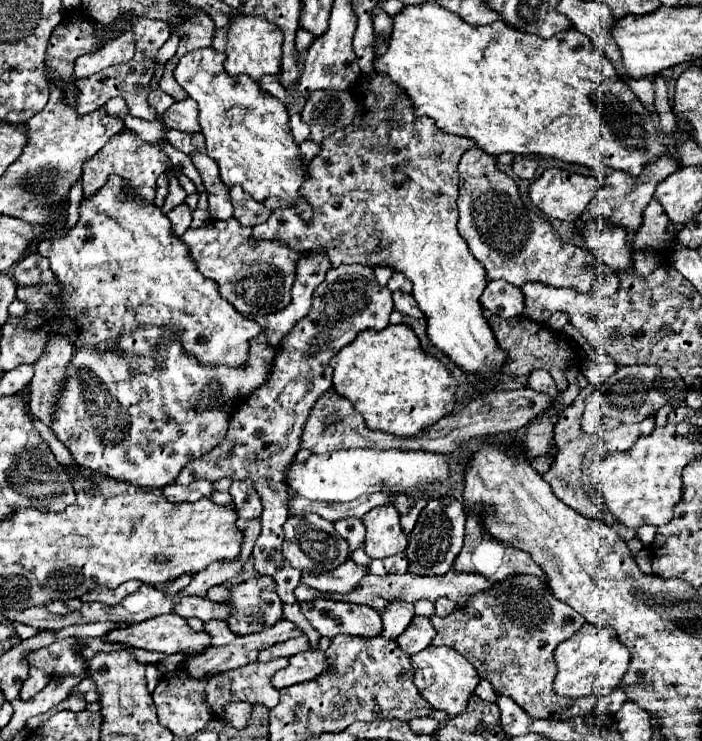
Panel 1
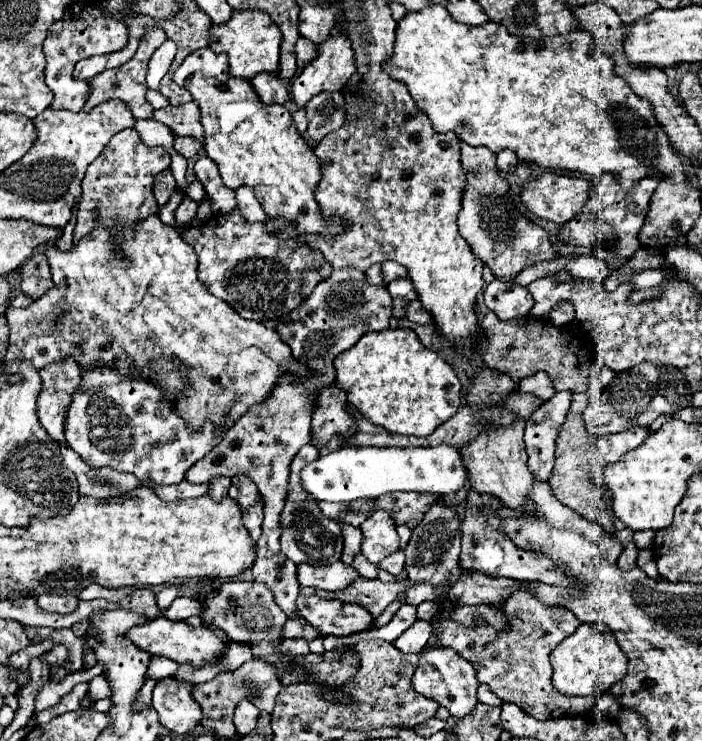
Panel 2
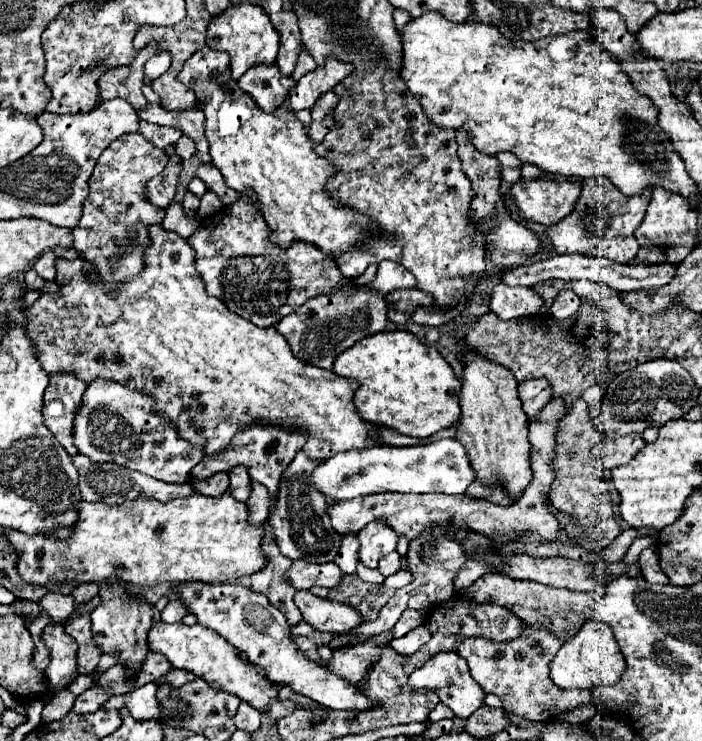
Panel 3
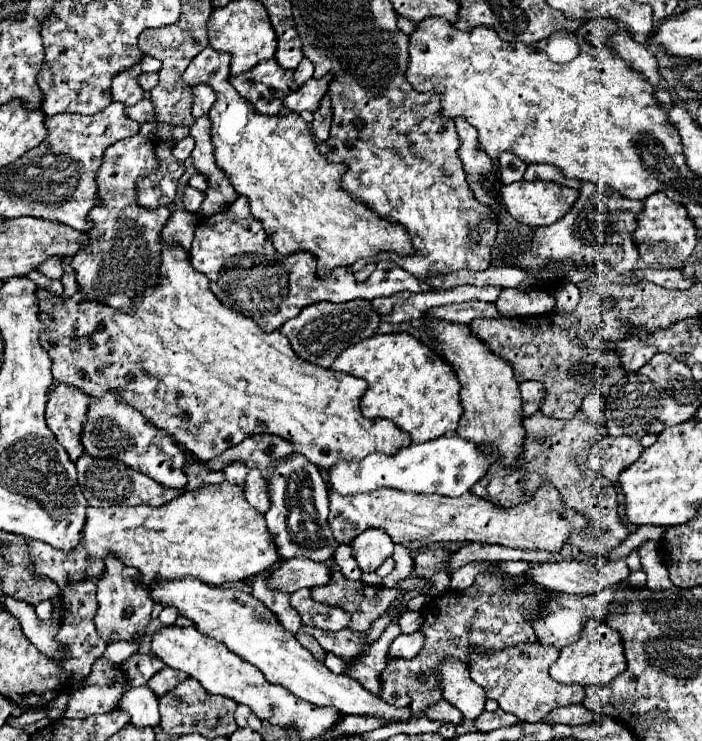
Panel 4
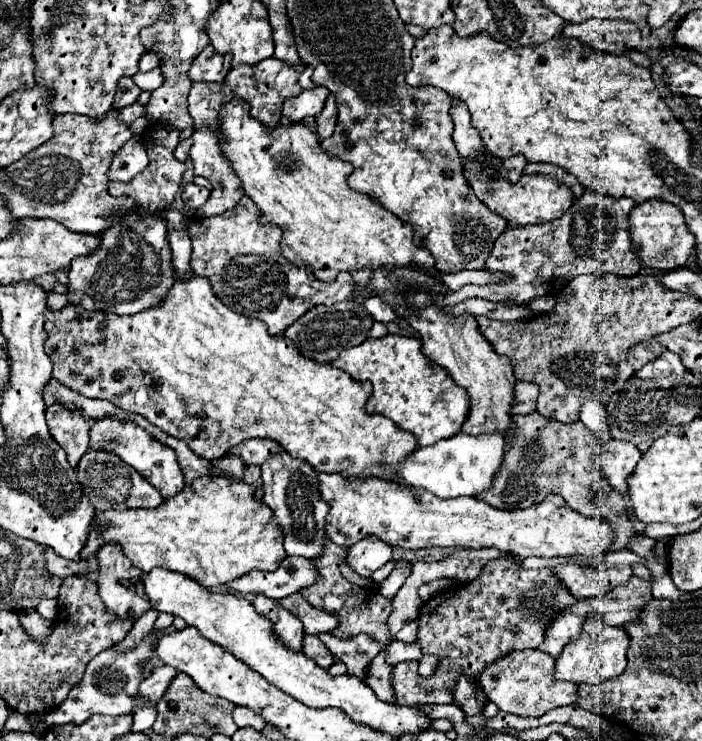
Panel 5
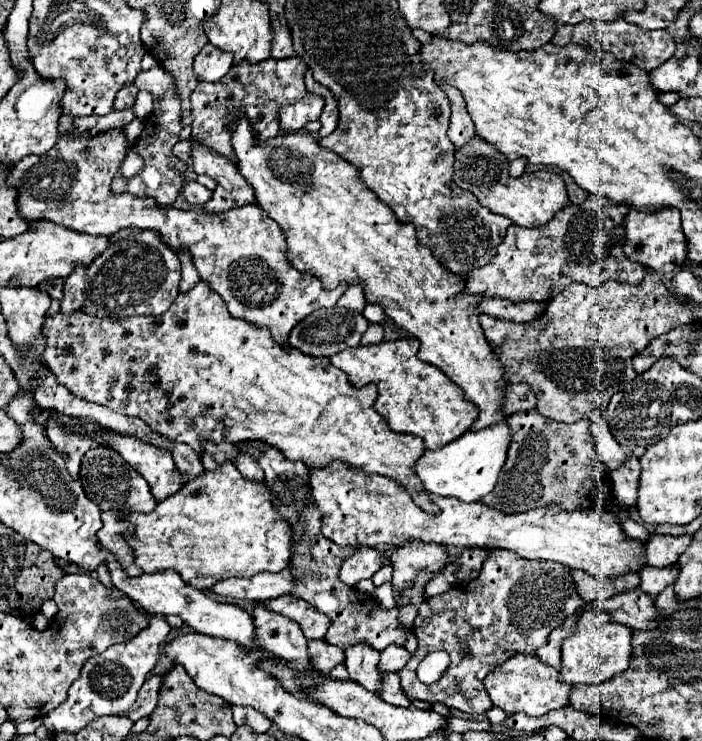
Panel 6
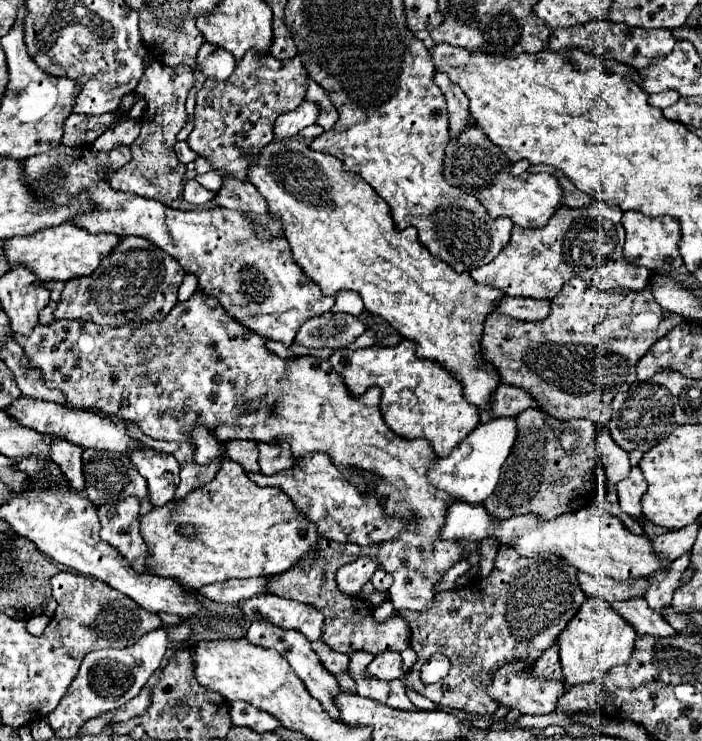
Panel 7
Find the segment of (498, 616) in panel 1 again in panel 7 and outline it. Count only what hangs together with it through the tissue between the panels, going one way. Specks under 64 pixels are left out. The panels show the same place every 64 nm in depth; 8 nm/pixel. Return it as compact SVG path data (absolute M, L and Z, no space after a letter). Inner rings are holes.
M512 660L508 664L504 664L500 670L496 670L496 674L492 676L490 684L486 686L486 692L490 694L490 698L494 698L500 706L506 706L510 710L520 710L522 714L548 714L554 712L558 708L558 700L562 698L562 694L566 692L566 686L558 680L550 680L550 678L538 678L534 674L534 668L528 662L522 660Z

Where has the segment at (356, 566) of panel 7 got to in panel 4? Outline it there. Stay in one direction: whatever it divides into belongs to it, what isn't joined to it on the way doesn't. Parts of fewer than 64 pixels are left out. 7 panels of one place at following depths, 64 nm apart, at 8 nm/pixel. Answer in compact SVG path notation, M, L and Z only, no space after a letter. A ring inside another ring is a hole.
M368 528L360 536L356 536L356 540L352 542L352 548L360 570L372 572L372 570L378 570L378 566L388 556L392 556L394 542L384 530Z

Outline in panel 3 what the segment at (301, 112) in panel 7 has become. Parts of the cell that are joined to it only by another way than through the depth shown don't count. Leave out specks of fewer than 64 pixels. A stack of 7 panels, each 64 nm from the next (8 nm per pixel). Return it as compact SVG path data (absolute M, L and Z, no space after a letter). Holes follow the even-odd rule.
M328 56L324 66L318 66L316 70L304 74L290 90L290 108L294 112L302 108L312 108L320 94L334 90L334 86L342 82L352 70L354 66L350 62L340 62L338 58Z

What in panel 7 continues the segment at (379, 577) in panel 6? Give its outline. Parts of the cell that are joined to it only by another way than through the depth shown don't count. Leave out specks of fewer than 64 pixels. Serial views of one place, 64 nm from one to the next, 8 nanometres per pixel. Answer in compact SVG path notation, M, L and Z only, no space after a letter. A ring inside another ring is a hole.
M378 568L378 570L374 572L374 576L372 576L370 582L374 584L376 590L388 590L390 584L392 584L392 574L386 572L386 570L382 570L382 568Z

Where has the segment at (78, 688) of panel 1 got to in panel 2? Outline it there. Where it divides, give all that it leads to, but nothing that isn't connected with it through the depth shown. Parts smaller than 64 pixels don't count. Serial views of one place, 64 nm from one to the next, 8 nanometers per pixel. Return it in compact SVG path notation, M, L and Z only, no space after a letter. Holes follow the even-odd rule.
M96 676L94 680L90 680L88 682L88 696L92 700L108 698L108 680L104 680L104 676Z

